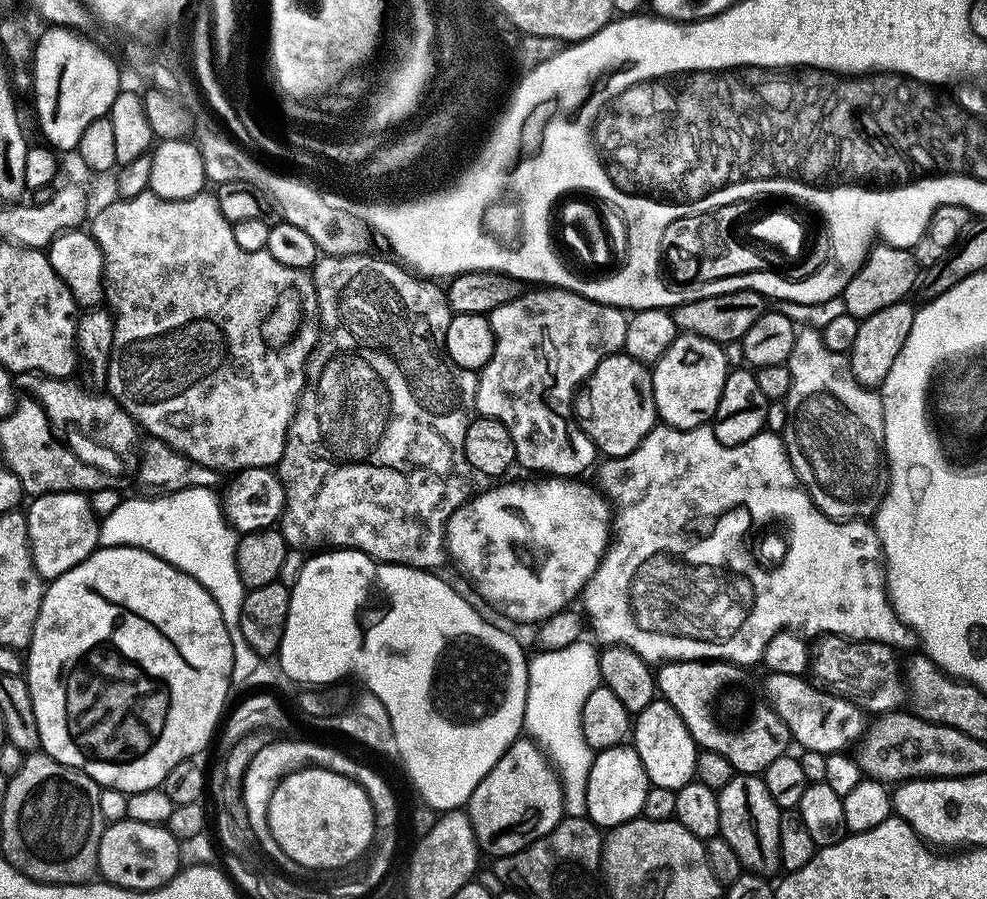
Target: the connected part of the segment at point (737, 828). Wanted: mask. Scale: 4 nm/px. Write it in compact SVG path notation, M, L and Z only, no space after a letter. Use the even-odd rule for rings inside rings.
M756 774L733 775L730 783L718 793L718 814L720 815L720 835L730 842L734 854L738 854L741 869L749 873L772 878L781 871L778 826L782 809L770 798L763 779Z

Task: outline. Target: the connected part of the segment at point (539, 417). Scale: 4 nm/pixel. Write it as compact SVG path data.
M540 286L535 290L525 291L523 296L514 298L514 302L506 302L506 306L498 306L498 310L490 313L490 319L492 322L492 332L496 336L496 345L494 346L494 354L490 358L490 362L486 362L486 366L479 369L478 372L476 382L476 412L480 416L489 416L491 420L502 422L506 426L506 430L510 430L510 438L514 442L514 450L516 451L516 464L519 467L529 468L532 472L540 472L536 474L547 474L549 477L583 477L585 475L583 472L592 463L594 463L593 465L597 463L598 453L595 446L592 445L592 439L580 429L580 423L576 421L576 413L574 411L576 393L580 385L587 380L588 375L598 366L598 362L602 362L602 358L615 356L623 349L628 316L621 309L612 308L609 304L599 304L590 298L579 296L577 292L571 292L565 288Z

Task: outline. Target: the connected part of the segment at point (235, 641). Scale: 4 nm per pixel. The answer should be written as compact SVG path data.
M183 488L177 492L167 494L152 494L149 500L121 499L118 510L114 514L103 517L100 520L100 542L102 548L141 548L182 570L190 578L194 578L206 591L218 602L218 610L222 610L222 622L226 622L226 630L230 634L230 642L234 650L234 666L232 667L232 683L239 686L244 684L262 664L262 658L246 642L242 635L240 615L242 614L242 602L246 591L242 578L238 574L236 565L236 542L238 533L224 517L222 500L215 496L212 488Z

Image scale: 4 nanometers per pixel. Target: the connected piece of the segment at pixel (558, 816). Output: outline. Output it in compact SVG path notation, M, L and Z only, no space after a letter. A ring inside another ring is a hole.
M521 738L512 743L498 762L474 786L466 805L470 826L474 830L476 847L485 856L509 856L538 838L550 834L564 819L564 791L548 758L531 739Z

